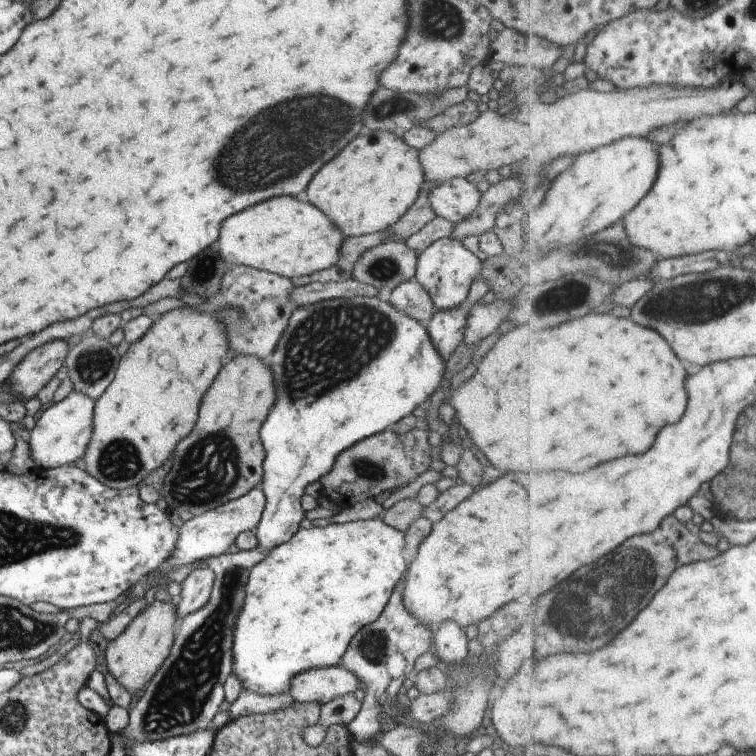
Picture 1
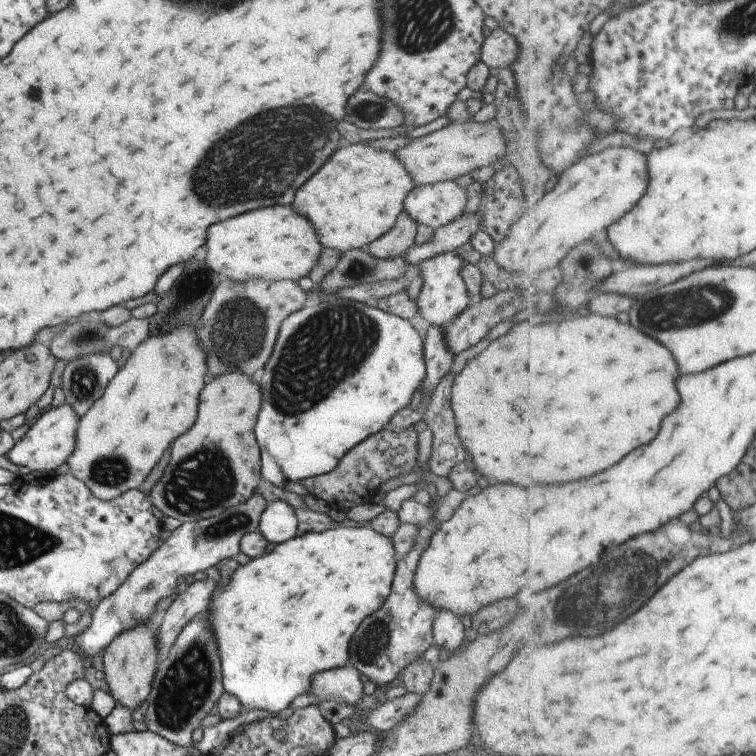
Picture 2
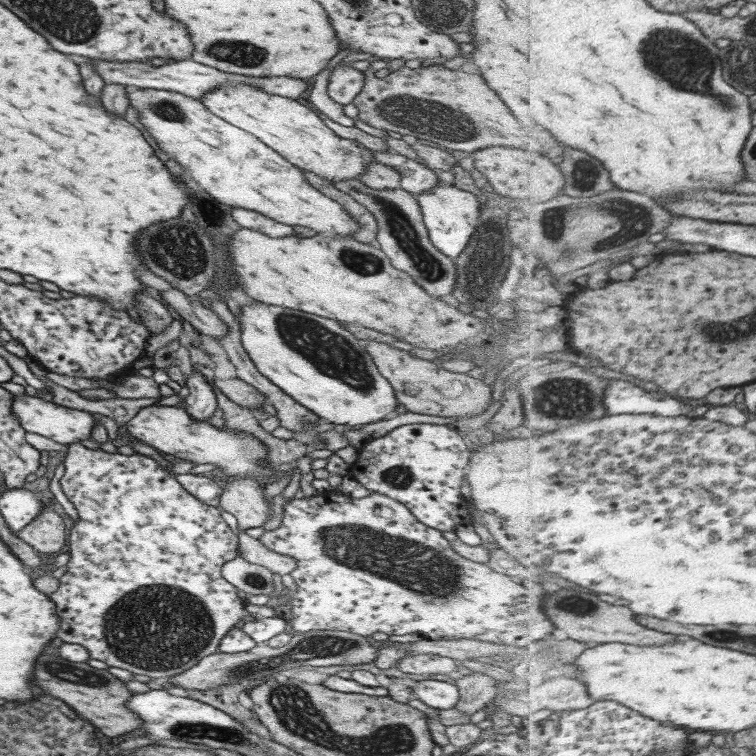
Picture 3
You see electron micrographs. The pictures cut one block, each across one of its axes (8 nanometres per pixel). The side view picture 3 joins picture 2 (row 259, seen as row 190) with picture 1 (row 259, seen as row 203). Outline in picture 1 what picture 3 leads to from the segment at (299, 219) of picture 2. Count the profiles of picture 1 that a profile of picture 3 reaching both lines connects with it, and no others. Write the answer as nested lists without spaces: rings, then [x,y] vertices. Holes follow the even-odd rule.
[[[281,196],[223,220],[217,236],[217,256],[228,264],[251,266],[290,279],[334,265],[344,239],[347,236],[303,196]]]

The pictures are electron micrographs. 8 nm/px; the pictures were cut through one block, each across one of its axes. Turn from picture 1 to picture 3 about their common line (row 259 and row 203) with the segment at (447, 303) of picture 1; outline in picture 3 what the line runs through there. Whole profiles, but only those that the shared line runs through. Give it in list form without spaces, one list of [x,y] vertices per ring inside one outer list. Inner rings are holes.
[[[446,183],[437,184],[431,190],[423,190],[414,198],[431,244],[441,255],[454,259],[465,248],[473,234],[479,212],[477,198],[469,192],[457,190],[453,184]]]

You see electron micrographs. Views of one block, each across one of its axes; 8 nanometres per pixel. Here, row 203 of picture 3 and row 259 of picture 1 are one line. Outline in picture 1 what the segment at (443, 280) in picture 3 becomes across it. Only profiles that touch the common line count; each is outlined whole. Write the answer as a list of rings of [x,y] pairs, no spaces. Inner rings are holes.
[[[387,241],[359,256],[359,260],[353,264],[351,279],[368,284],[371,289],[385,288],[385,290],[391,290],[414,276],[415,268],[417,268],[417,255],[405,246],[404,241]]]

